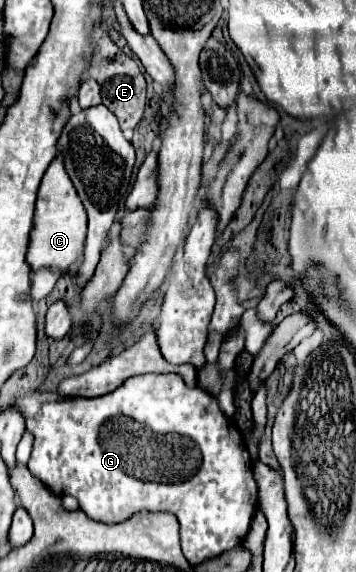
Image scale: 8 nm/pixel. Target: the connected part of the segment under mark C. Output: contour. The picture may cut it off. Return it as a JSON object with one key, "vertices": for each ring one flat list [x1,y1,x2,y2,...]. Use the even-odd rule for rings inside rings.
{"vertices":[[56,155,50,163,48,171,42,177,38,199,36,199,36,213,34,213,34,229,30,233,30,249,28,249,28,263,34,271,40,267,58,267,62,273,70,271,72,263,78,259,86,237,86,211,84,205,64,169,64,157]]}

